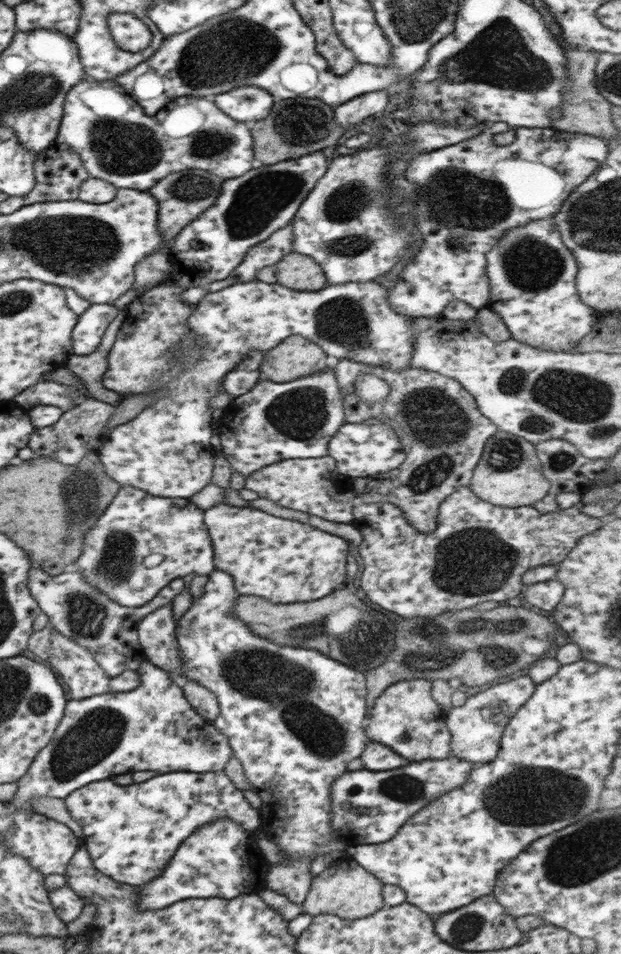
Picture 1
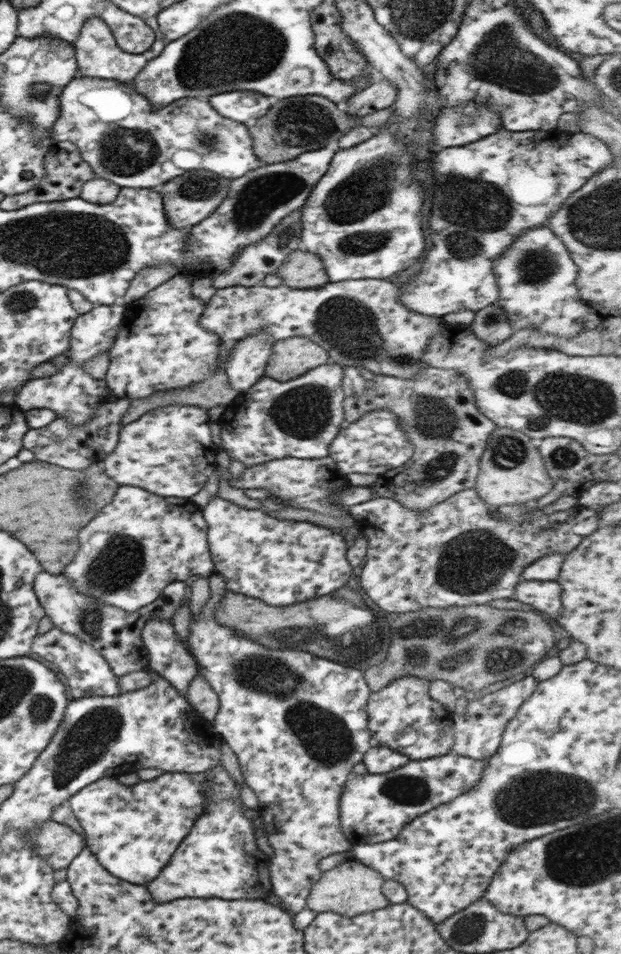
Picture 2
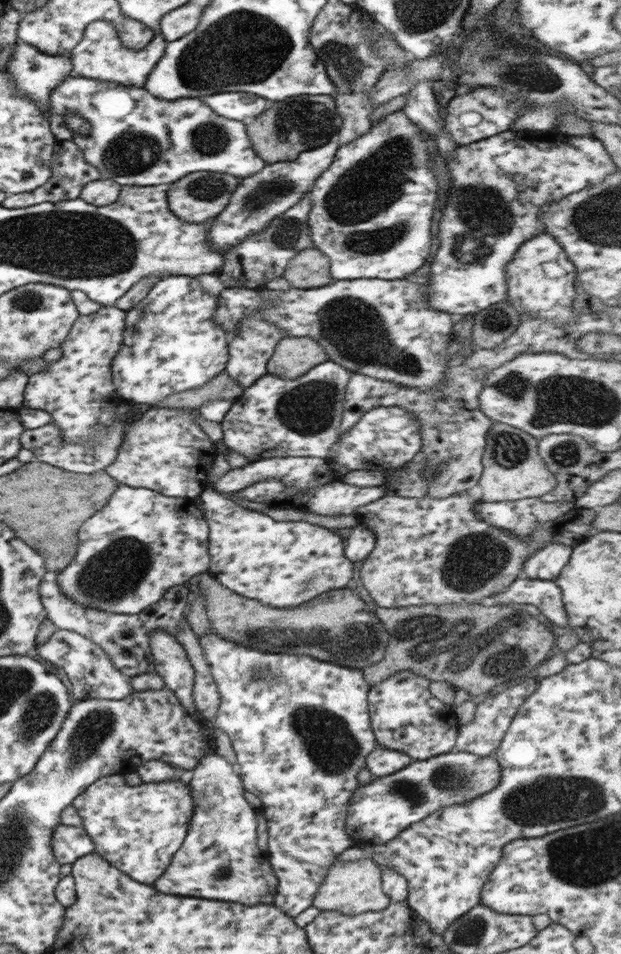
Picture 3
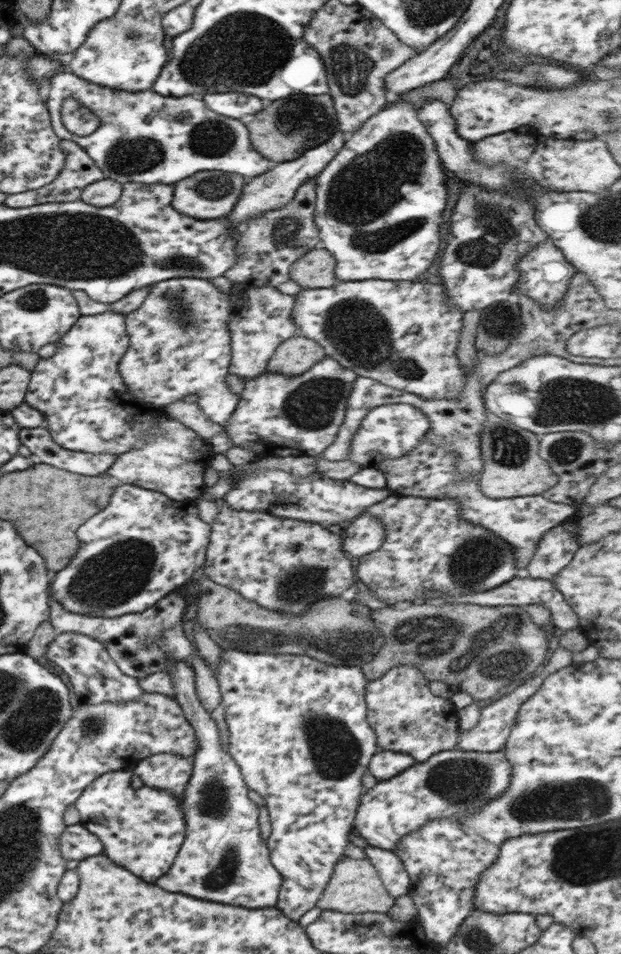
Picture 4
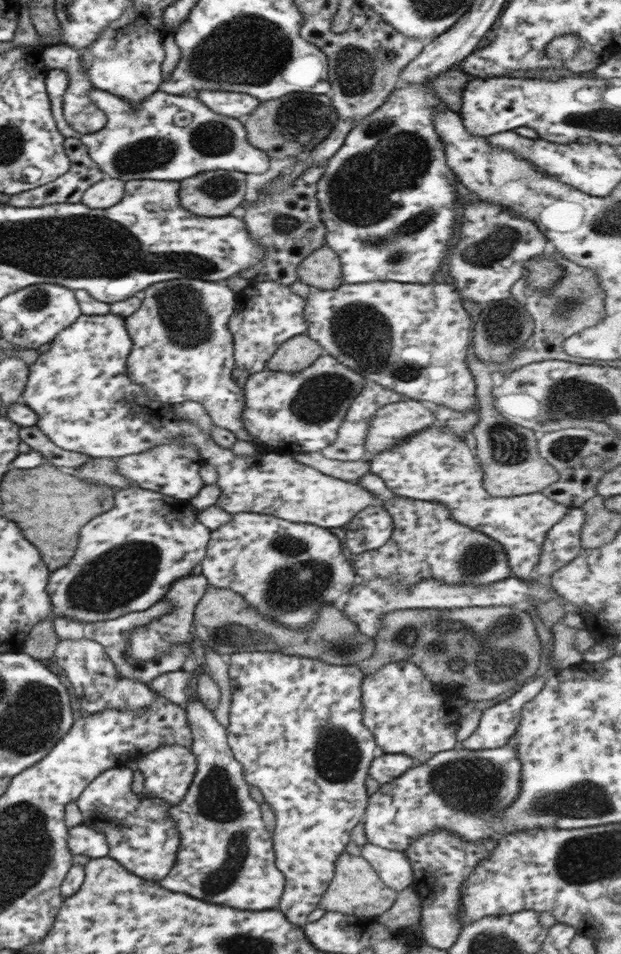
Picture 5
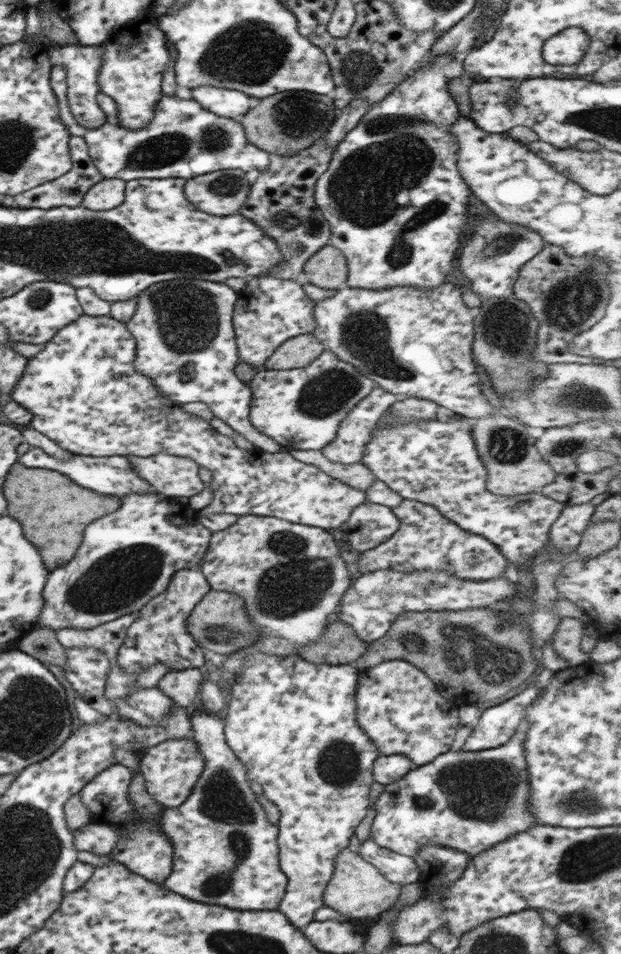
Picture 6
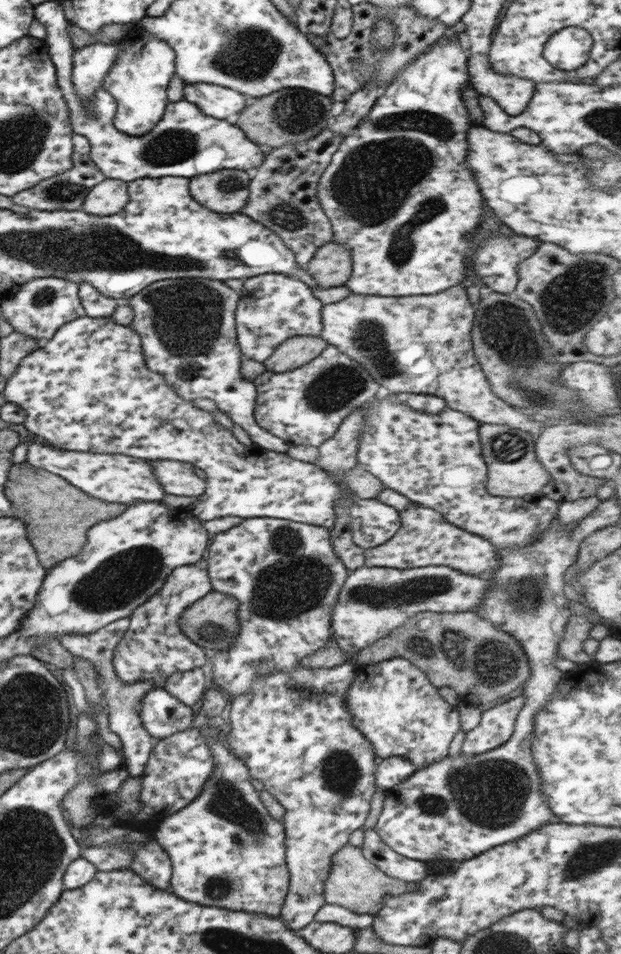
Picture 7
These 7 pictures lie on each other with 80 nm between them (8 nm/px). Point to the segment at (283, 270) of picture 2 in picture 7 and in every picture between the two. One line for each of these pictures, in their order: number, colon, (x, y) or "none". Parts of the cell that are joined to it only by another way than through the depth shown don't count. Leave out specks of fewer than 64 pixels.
3: (309, 268)
4: (315, 269)
5: (321, 269)
6: (326, 268)
7: (330, 266)

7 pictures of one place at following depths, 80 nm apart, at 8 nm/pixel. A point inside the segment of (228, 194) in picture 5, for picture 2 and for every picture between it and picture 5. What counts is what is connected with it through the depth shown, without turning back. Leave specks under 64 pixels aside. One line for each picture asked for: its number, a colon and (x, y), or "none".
2: (187, 199)
3: (196, 197)
4: (206, 195)

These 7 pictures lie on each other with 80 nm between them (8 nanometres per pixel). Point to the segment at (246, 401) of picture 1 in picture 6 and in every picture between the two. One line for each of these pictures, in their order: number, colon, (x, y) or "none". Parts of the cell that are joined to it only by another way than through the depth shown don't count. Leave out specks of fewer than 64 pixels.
2: (298, 418)
3: (299, 417)
4: (276, 413)
5: (292, 412)
6: (300, 409)

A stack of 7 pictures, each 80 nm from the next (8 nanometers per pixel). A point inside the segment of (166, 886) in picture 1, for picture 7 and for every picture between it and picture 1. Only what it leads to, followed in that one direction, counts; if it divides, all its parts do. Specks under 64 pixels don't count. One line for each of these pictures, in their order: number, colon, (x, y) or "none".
2: (217, 859)
3: (218, 859)
4: (222, 858)
5: (224, 847)
6: (224, 852)
7: (225, 851)

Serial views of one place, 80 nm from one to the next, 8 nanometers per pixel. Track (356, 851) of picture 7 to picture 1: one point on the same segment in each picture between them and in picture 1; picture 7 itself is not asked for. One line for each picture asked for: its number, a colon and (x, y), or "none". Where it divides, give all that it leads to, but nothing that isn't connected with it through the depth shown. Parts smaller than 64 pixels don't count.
1: (356, 893)
2: (349, 889)
3: (351, 887)
4: (354, 887)
5: (354, 890)
6: (356, 889)

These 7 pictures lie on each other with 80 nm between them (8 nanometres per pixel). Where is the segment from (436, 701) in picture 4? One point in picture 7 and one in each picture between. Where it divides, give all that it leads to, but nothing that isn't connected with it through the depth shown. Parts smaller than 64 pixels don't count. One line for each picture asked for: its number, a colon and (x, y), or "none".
5: (405, 715)
6: (398, 707)
7: (391, 703)

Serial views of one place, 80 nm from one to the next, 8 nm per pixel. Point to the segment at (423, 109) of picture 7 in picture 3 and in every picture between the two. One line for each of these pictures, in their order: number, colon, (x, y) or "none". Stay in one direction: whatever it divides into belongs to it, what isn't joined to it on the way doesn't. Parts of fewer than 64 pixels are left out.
3: (370, 214)
4: (378, 202)
5: (386, 198)
6: (394, 201)

